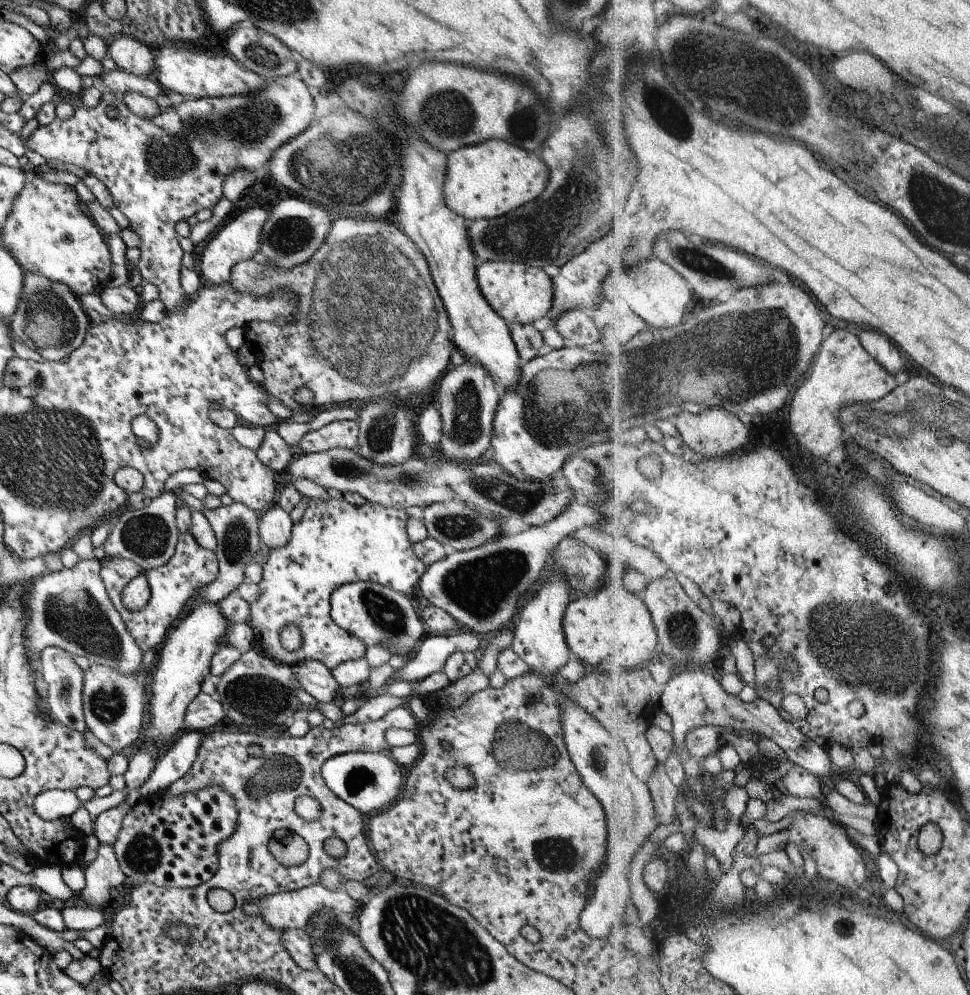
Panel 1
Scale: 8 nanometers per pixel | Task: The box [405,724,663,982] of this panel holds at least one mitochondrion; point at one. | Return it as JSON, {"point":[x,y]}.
{"point":[557,854]}

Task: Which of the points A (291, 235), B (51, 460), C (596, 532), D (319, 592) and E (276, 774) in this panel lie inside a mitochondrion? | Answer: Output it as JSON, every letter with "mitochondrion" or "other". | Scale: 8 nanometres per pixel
{"A":"mitochondrion","B":"mitochondrion","C":"other","D":"other","E":"mitochondrion"}

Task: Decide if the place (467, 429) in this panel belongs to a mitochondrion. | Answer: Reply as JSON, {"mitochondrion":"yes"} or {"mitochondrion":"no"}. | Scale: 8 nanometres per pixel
{"mitochondrion":"yes"}

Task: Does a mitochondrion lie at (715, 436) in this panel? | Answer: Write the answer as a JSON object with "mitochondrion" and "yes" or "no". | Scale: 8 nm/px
{"mitochondrion":"no"}

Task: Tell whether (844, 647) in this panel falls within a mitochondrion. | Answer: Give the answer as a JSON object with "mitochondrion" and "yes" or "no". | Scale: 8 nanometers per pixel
{"mitochondrion":"yes"}

